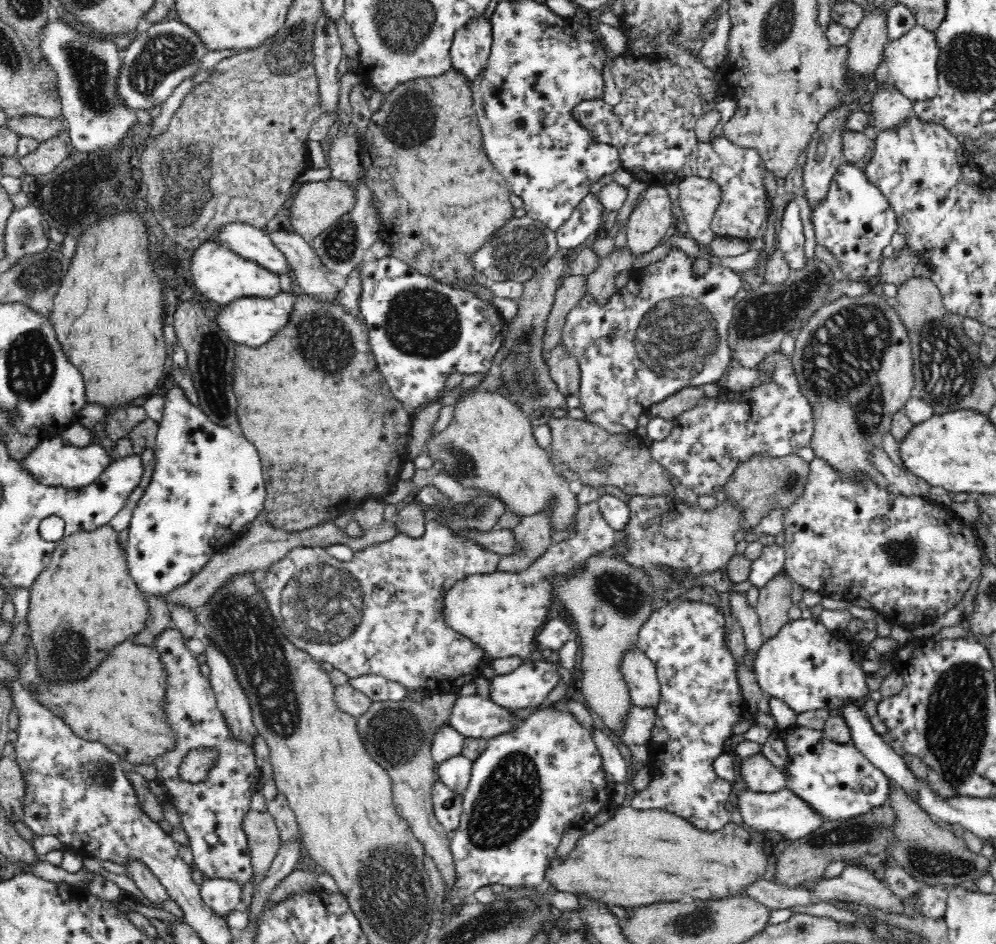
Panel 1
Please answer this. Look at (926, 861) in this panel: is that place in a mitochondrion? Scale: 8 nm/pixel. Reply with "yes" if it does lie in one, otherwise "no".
yes

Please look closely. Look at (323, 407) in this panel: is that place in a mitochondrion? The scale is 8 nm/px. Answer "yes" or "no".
no

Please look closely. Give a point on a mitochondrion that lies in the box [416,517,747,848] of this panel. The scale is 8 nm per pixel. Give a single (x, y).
(623, 595)

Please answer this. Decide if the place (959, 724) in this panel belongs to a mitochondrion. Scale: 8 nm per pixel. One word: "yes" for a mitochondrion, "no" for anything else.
yes

